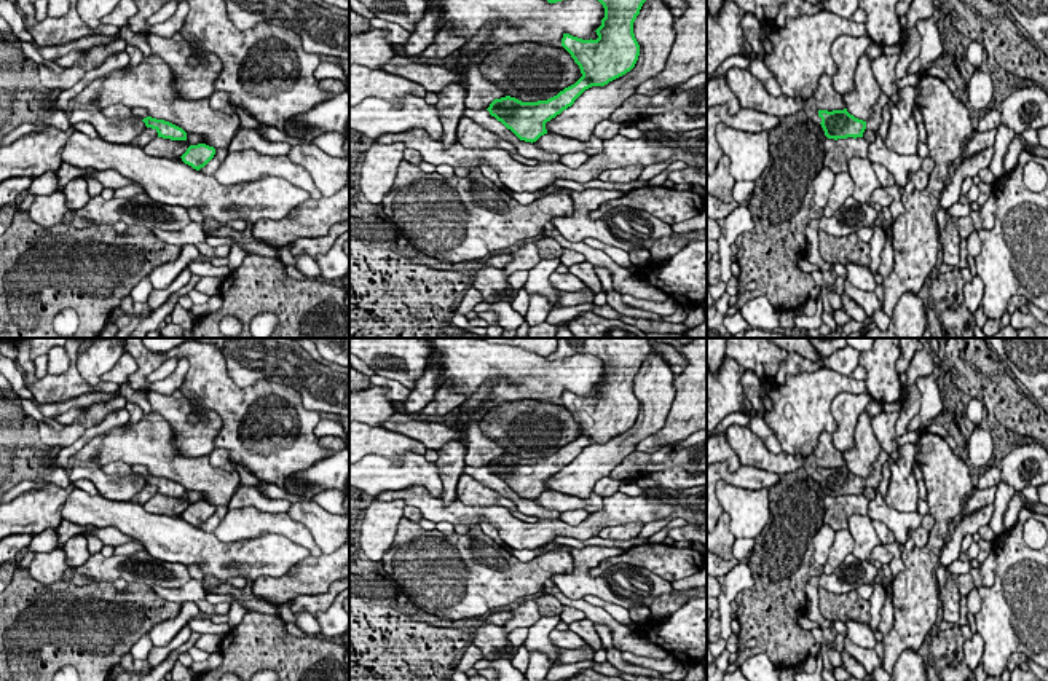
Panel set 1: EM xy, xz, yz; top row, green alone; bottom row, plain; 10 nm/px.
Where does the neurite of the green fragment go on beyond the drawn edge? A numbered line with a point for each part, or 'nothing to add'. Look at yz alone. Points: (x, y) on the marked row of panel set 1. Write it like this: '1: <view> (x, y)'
1: yz (873, 123)

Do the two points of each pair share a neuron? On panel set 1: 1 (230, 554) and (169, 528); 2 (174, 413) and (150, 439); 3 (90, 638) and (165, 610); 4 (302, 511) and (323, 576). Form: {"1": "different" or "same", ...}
{"1": "same", "2": "different", "3": "same", "4": "different"}

